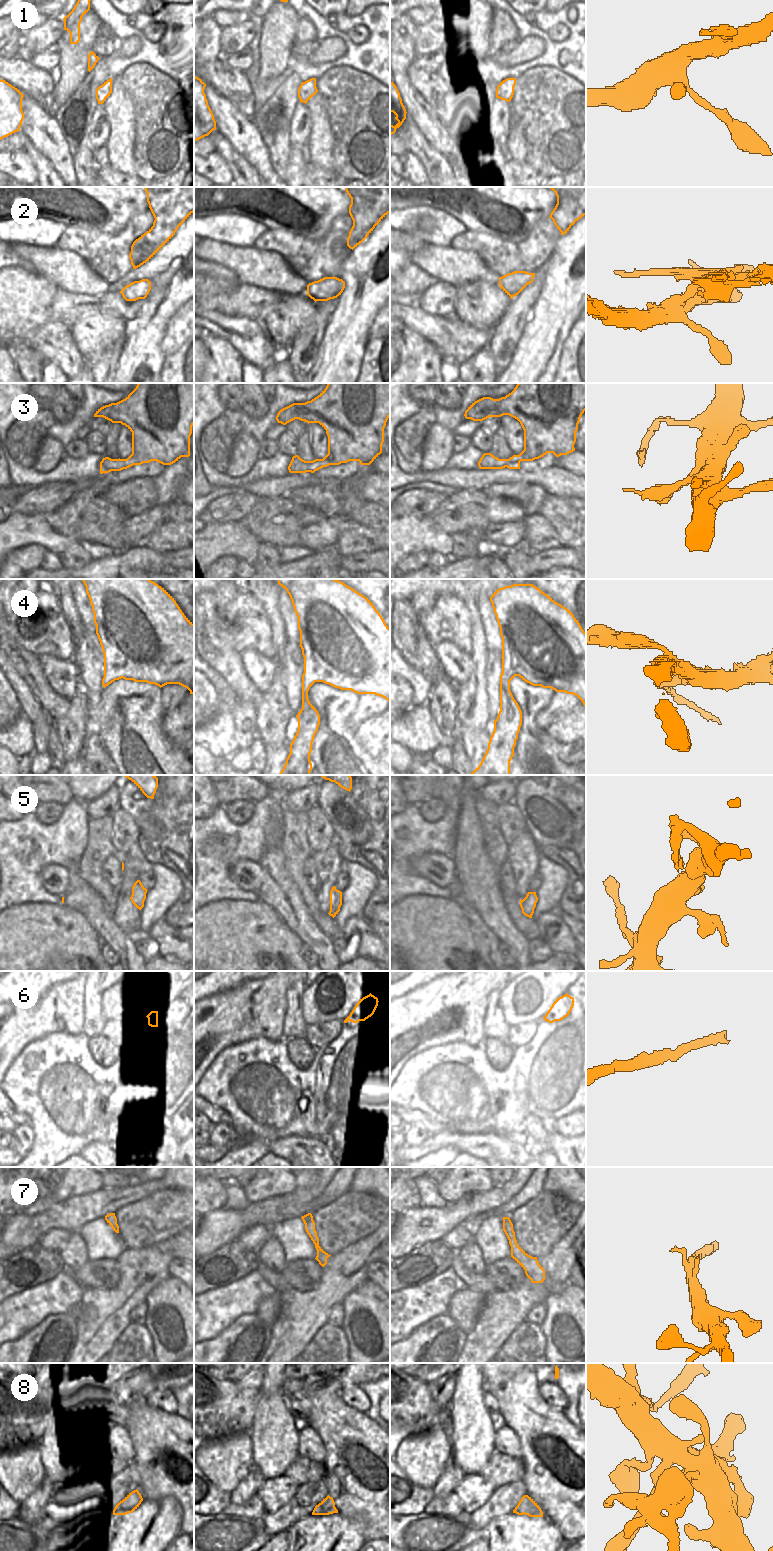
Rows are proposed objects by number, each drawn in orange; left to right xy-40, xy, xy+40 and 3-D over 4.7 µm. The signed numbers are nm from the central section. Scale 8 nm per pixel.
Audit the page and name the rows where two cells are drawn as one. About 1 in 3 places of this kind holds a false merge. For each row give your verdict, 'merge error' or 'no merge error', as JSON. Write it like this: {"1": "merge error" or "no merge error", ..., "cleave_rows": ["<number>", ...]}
{"1": "no merge error", "2": "merge error", "3": "no merge error", "4": "merge error", "5": "no merge error", "6": "no merge error", "7": "no merge error", "8": "merge error", "cleave_rows": ["2", "4", "8"]}

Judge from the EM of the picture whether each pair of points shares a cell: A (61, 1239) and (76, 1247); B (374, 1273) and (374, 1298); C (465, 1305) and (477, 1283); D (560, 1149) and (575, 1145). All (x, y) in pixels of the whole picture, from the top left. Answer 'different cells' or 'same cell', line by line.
A: different cells
B: different cells
C: different cells
D: same cell

